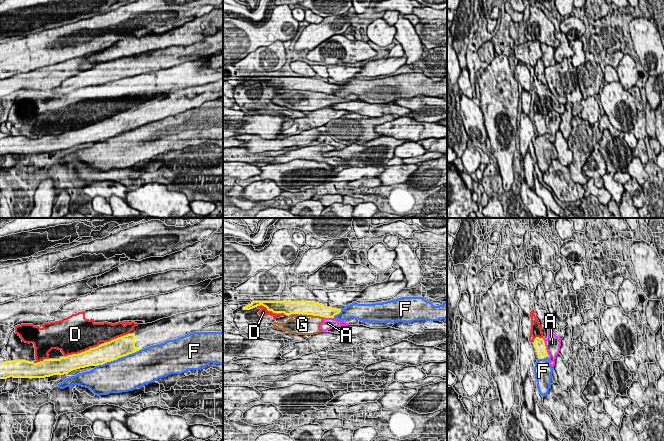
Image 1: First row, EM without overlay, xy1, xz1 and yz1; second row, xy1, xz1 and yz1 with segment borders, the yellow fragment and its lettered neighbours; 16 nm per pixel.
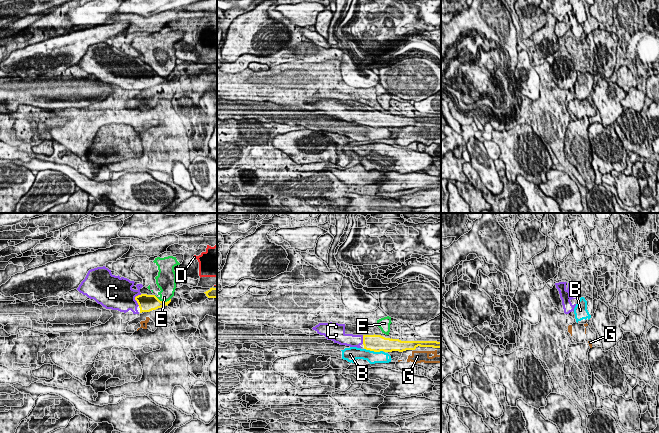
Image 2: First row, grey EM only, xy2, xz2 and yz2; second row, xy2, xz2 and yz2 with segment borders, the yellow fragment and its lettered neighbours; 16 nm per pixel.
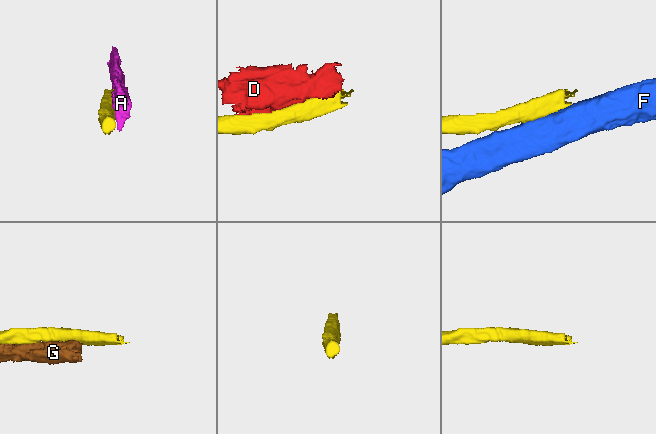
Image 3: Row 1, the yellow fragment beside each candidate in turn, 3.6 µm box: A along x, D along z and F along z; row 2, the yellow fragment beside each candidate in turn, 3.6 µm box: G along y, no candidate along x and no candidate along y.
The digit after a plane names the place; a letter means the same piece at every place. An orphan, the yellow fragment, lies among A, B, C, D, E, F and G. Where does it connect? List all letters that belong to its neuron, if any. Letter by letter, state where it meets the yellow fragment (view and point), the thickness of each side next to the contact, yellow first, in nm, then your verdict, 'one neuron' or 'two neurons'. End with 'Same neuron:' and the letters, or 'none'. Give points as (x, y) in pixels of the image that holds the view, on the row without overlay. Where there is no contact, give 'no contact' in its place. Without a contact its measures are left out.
A: yz1 (545, 122) | 190/240 nm | two neurons
B: xz2 (373, 126) | 280/200 nm | two neurons
C: xy2 (135, 74) | 280/460 nm | one neuron
D: xy1 (84, 127) | 300/480 nm | two neurons
E: xy2 (161, 77) | 280/240 nm | two neurons
F: xy1 (118, 133) | 320/460 nm | two neurons
G: xz1 (315, 91) | 220/320 nm | two neurons
Same neuron: C

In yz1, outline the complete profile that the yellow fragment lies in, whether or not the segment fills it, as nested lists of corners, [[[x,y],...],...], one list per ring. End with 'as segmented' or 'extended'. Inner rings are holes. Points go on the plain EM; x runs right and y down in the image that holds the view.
[[[536,113],[533,119],[534,119],[534,123],[536,125],[538,134],[539,135],[546,134],[548,132],[548,129],[547,129],[545,118],[543,114]]]; as segmented

